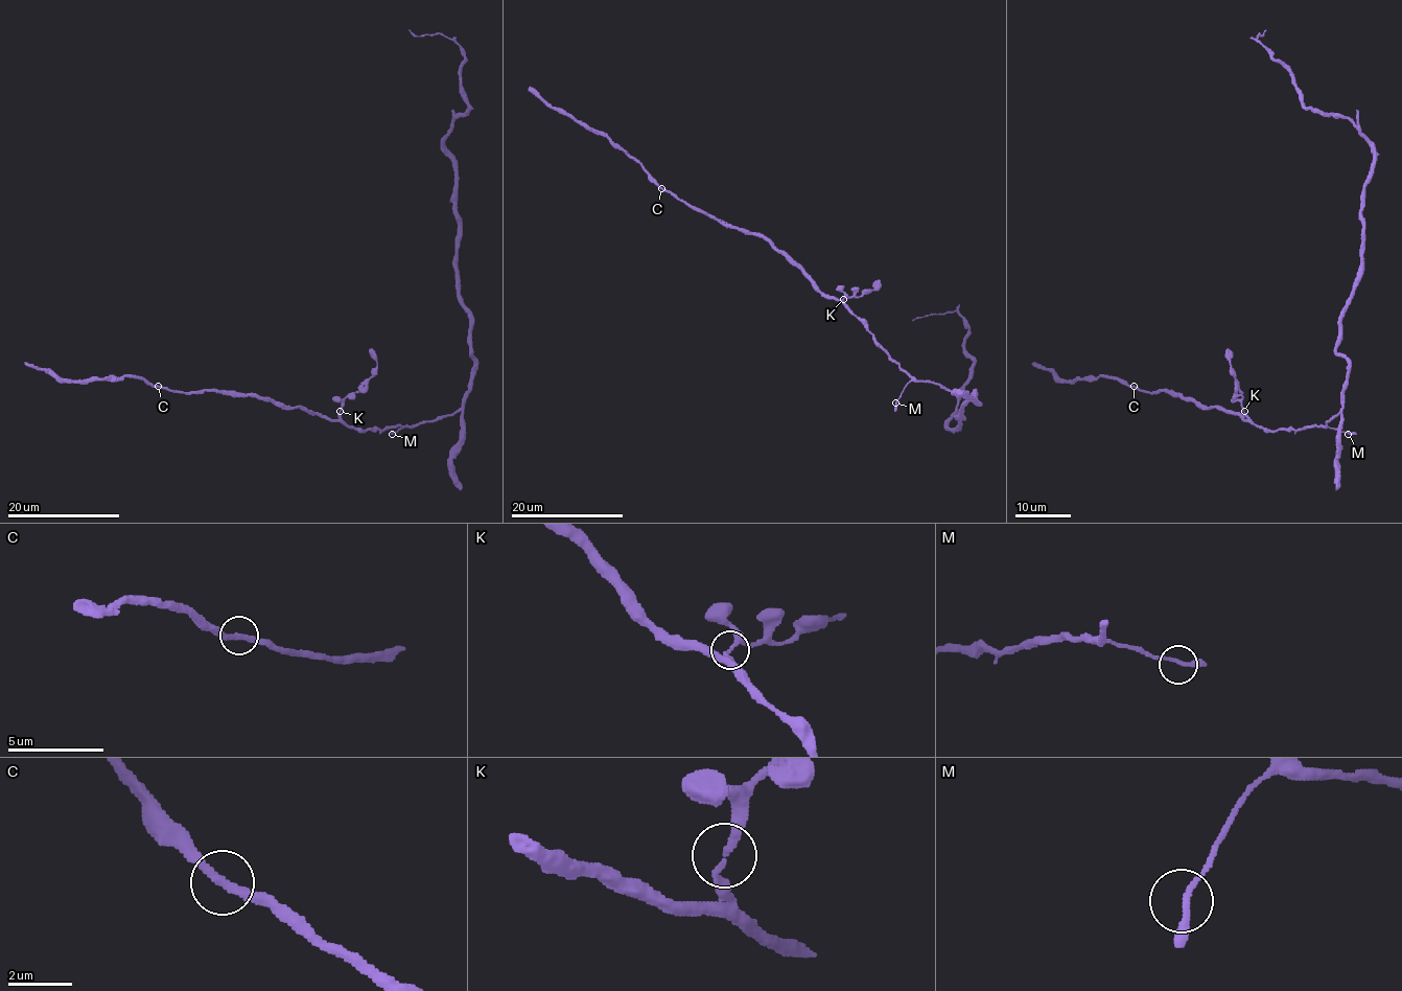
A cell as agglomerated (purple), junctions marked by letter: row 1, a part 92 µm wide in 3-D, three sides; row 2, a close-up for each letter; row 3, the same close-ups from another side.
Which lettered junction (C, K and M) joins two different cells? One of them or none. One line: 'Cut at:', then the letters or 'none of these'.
Cut at: none of these

